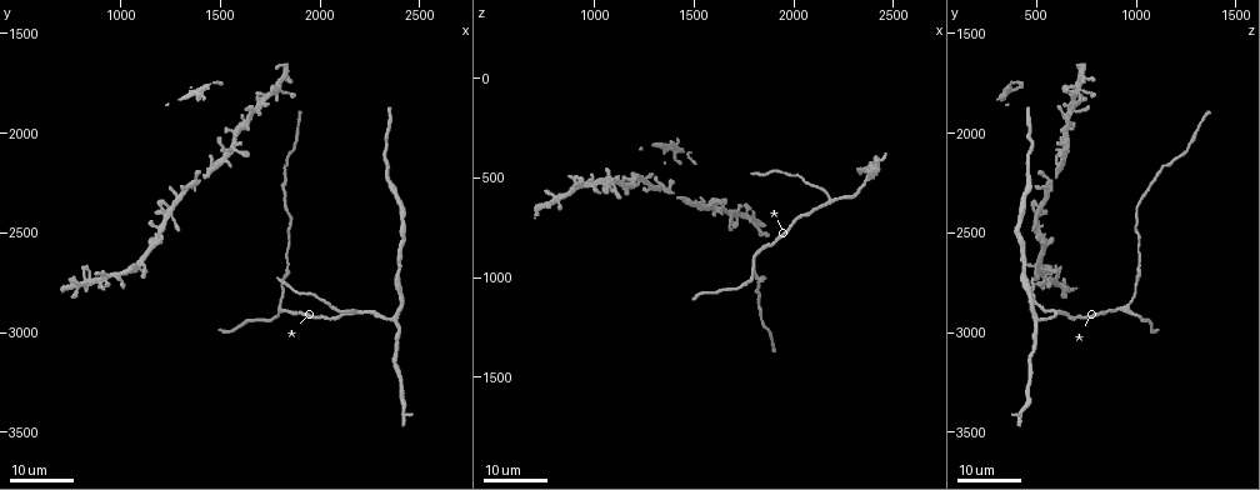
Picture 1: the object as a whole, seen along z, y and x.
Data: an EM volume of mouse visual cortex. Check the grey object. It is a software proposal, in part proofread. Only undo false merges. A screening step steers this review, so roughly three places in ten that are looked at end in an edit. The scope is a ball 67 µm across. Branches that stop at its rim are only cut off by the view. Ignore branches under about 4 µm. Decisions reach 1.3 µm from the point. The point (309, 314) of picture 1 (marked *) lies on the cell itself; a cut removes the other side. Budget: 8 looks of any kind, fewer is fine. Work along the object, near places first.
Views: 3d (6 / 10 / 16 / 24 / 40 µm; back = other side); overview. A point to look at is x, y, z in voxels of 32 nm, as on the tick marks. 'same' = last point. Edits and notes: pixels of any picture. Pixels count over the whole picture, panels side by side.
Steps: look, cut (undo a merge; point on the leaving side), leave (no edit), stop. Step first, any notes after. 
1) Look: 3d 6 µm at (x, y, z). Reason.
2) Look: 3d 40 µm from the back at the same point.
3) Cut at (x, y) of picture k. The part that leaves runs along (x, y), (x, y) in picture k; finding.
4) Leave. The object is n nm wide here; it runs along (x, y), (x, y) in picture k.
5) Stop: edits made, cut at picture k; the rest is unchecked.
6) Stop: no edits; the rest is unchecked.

Look: 3d 16 µm at (1800, 2880, 950). Branch point.

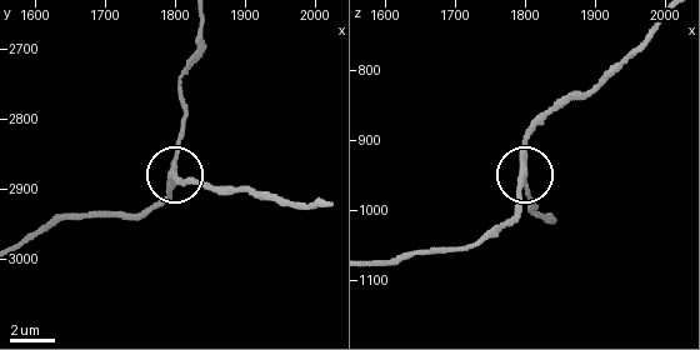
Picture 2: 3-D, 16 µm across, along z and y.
Look: 3d 6 µm at the same point.

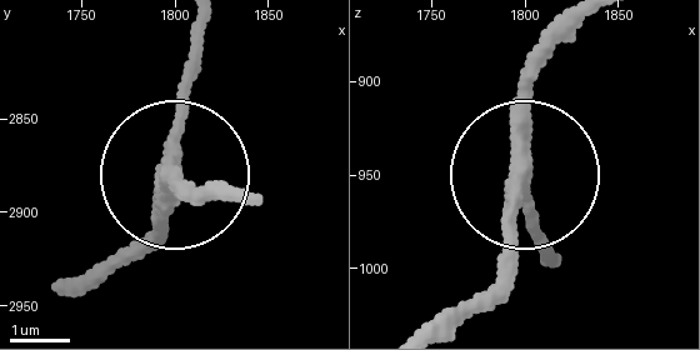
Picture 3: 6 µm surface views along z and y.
Look: 3d 6 µm from the back at the same point. Other side.

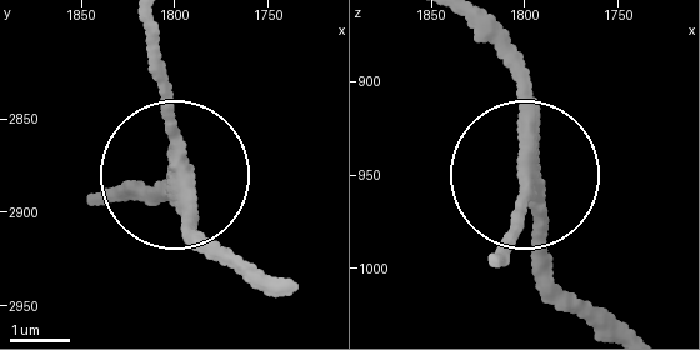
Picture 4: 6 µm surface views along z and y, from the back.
Leave. 3 arms meet here; it runs along (123, 200), (163, 190), (166, 171), (206, 255) in picture 4; continuous, no second cell.

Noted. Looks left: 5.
Look: 3d 16 µm at (1670, 2940, 1070). Thick turns thin.

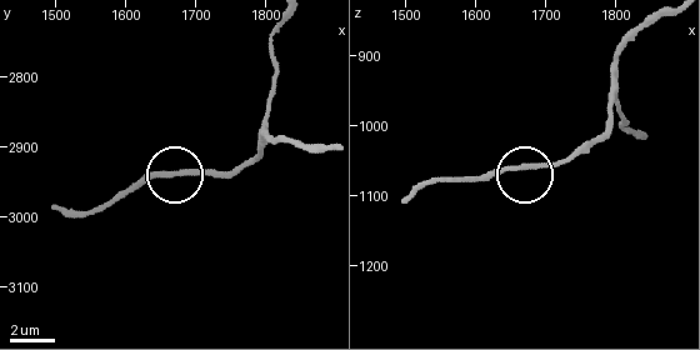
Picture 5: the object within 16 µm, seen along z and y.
Look: 3d 10 µm at (1660, 2940, 1065).

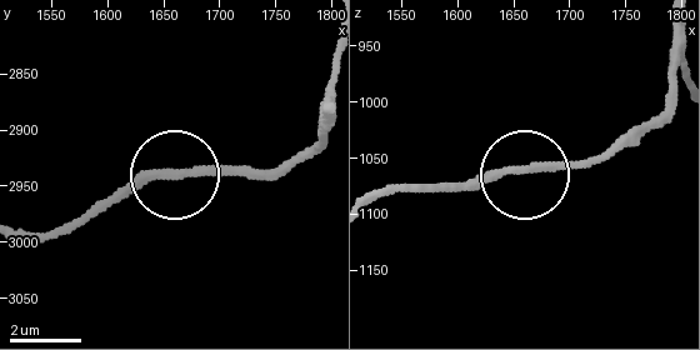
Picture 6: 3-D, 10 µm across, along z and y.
Leave. The object is 220 nm wide here; it runs along (676, 30), (674, 93), (605, 153), (446, 183) in picture 6; continuous, no second cell.

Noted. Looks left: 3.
Look: 3d 24 µm at (1550, 2070, 650). Four arms meet.

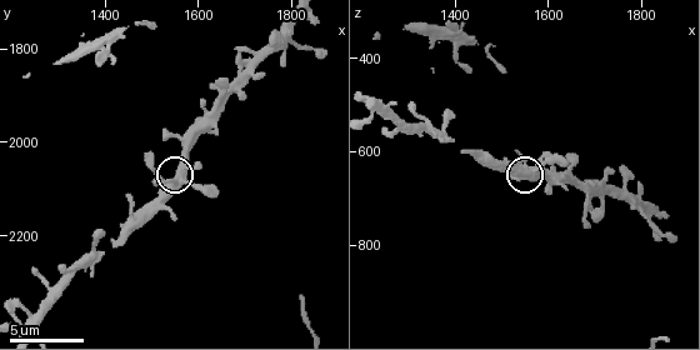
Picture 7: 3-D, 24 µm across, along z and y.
Look: 3d 6 µm at the same point. Zoom in.

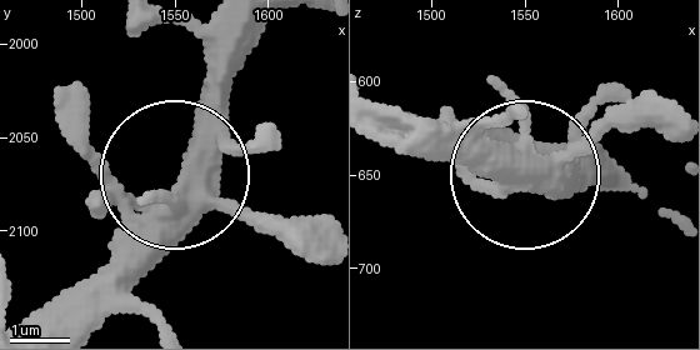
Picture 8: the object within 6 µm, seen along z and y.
Leave. The object is 450 nm wide here; all the same cell.

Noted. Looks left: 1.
Stop: no edits; the rest is unchecked.

